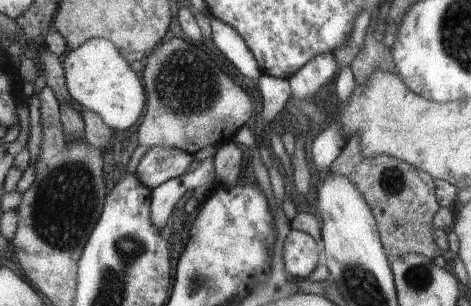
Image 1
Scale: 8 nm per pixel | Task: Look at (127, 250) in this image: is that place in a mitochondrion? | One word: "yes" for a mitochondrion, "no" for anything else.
yes

